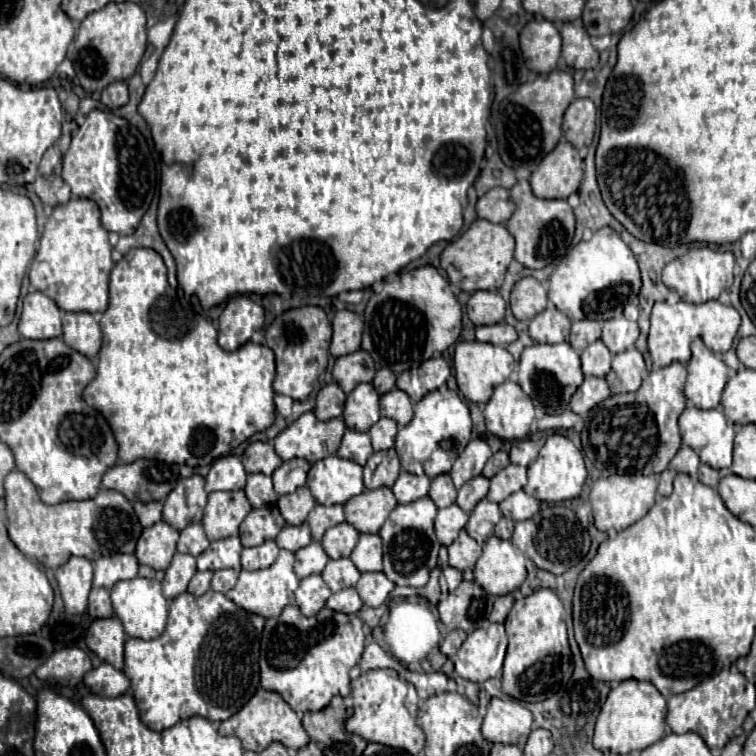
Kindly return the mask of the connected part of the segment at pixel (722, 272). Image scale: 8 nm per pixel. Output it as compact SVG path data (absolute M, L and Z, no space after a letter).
M708 245L692 248L687 255L673 259L663 269L663 283L675 289L679 297L687 303L705 303L709 299L719 299L721 291L733 283L735 257L731 251L720 251Z

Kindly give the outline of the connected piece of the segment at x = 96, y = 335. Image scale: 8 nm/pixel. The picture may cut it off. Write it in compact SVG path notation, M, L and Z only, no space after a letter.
M85 311L63 313L63 339L81 355L95 359L101 349L101 327L95 315Z

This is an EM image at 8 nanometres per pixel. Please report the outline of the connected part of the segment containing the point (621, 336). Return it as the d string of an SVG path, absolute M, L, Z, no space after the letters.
M613 317L603 321L603 343L609 347L611 353L621 353L629 349L639 337L639 325L625 317Z

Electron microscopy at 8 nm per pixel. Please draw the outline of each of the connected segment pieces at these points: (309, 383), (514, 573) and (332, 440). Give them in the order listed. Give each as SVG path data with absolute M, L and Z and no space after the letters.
M315 305L289 309L283 315L275 317L275 321L265 329L265 339L267 347L275 353L277 363L277 377L273 381L275 393L305 401L313 391L317 377L327 369L331 343L331 323L327 319L327 313Z
M491 537L485 545L483 545L483 555L479 557L475 569L473 569L475 581L489 593L489 595L507 595L515 589L521 587L521 583L527 577L527 569L525 569L525 555L511 543L499 537Z
M307 411L275 437L275 451L283 461L303 457L315 463L337 453L345 429L347 425L341 417L319 421L313 411Z

